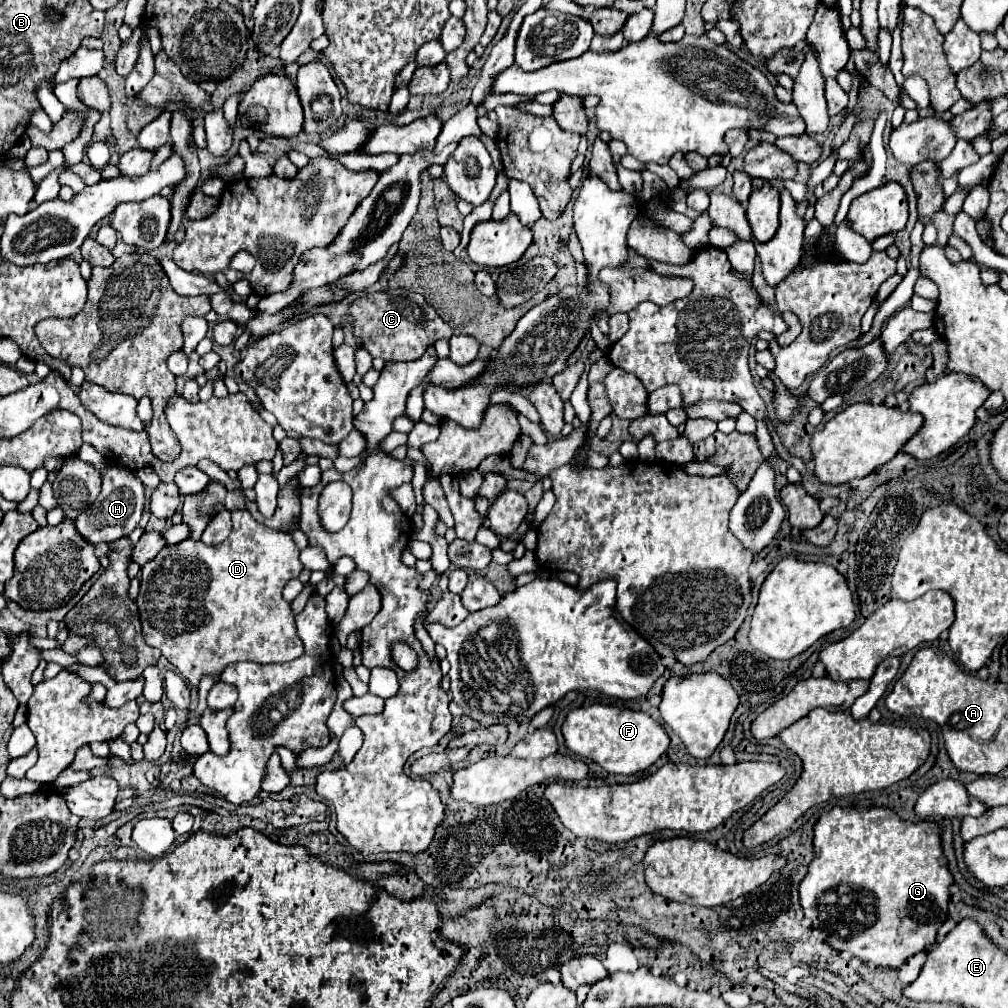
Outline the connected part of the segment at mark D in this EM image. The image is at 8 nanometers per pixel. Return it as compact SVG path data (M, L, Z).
M233 509L231 517L233 517L233 531L223 543L219 543L219 545L205 545L203 541L185 539L185 541L181 541L177 545L163 547L157 553L157 557L147 561L145 567L141 569L141 593L139 593L139 599L137 599L137 607L139 607L141 625L143 625L143 637L145 637L147 645L157 647L161 651L161 655L167 661L171 661L175 671L183 679L187 679L187 683L193 685L193 687L197 687L201 677L207 675L207 673L213 675L215 681L219 681L221 671L227 665L237 663L237 661L253 661L253 663L265 663L265 665L267 663L287 663L287 661L293 661L295 657L299 657L303 653L303 643L301 643L301 639L295 633L295 613L293 613L291 605L281 595L285 583L295 579L301 573L301 569L303 569L303 565L299 561L299 547L295 545L295 541L293 541L293 537L289 533L283 533L279 529L271 529L271 527L267 527L263 523L257 523L247 509Z

